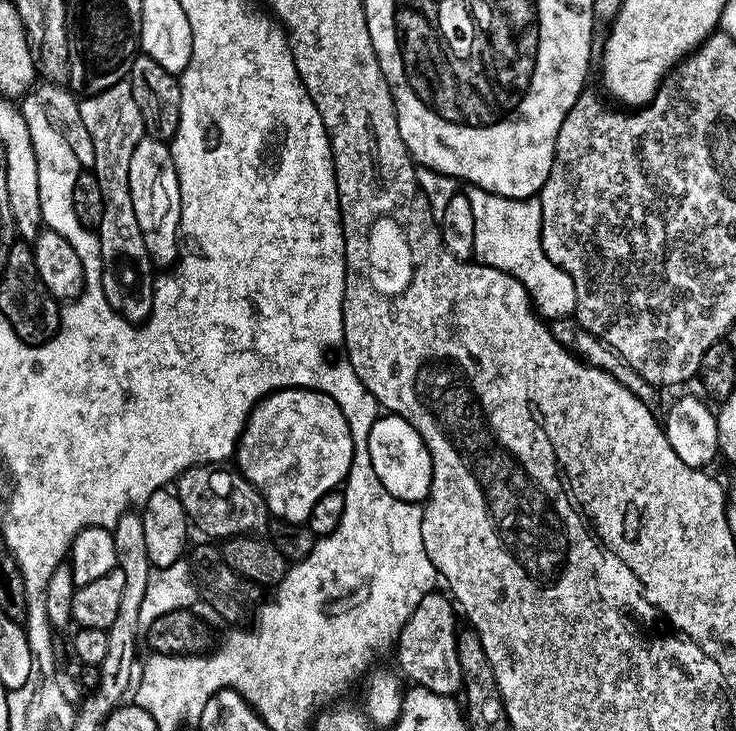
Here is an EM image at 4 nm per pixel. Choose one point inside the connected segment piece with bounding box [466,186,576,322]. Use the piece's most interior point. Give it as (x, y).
(506, 231)

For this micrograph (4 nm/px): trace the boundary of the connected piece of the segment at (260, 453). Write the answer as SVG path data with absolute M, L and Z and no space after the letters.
M281 388L253 406L234 453L241 476L262 494L269 513L291 524L307 521L322 494L339 489L352 468L350 426L330 394Z

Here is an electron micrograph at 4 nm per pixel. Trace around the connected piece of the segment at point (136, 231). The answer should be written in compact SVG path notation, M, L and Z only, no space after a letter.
M120 80L114 86L102 90L93 96L85 96L80 100L82 123L90 130L90 138L94 142L94 171L98 178L98 186L102 186L102 222L98 229L100 250L98 259L104 269L100 272L98 288L105 292L106 301L124 319L132 325L143 325L152 309L152 271L154 265L148 256L146 242L142 242L142 230L138 226L138 218L134 214L134 202L130 198L130 157L134 150L141 147L145 139L142 114L138 110L138 102L134 102L134 94L127 80Z

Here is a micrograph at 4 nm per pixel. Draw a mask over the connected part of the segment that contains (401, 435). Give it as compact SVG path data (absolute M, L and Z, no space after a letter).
M395 414L381 415L374 422L368 435L370 462L374 462L374 474L386 486L390 494L399 500L424 502L432 485L432 459L426 442L410 426L406 418Z

